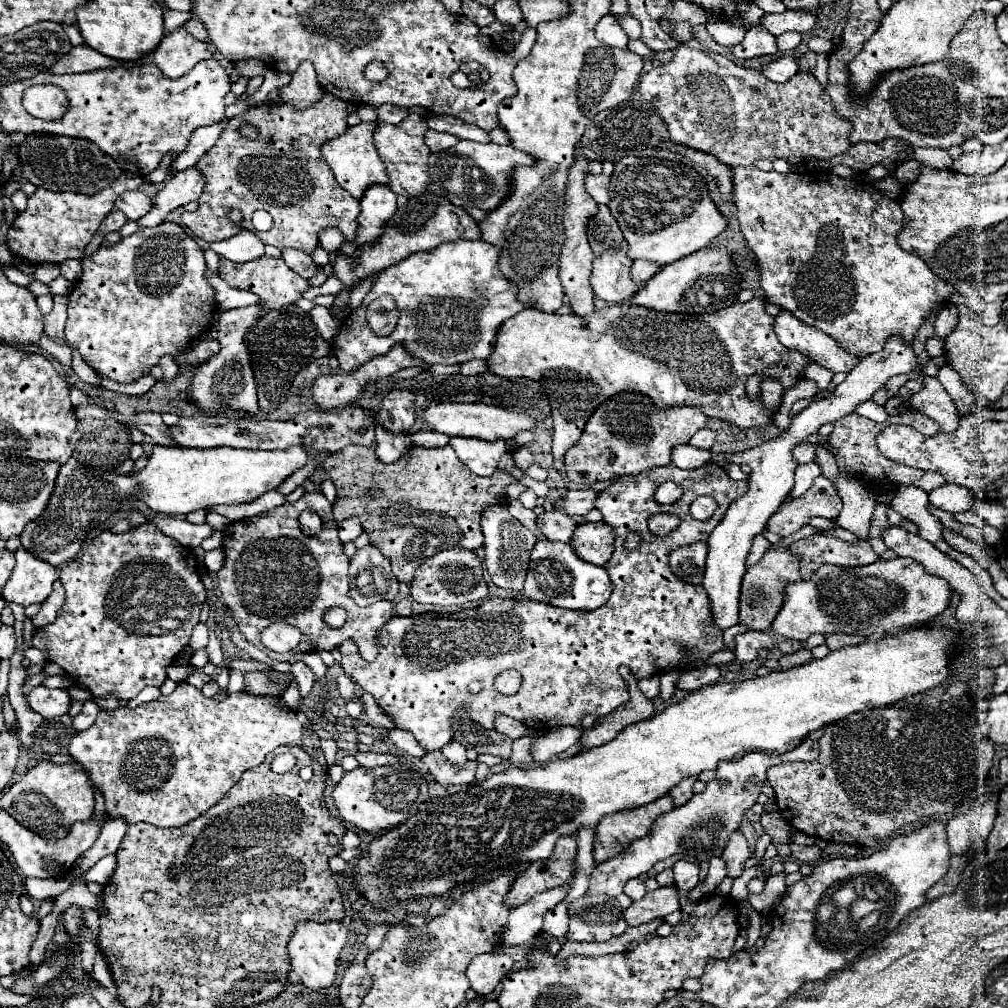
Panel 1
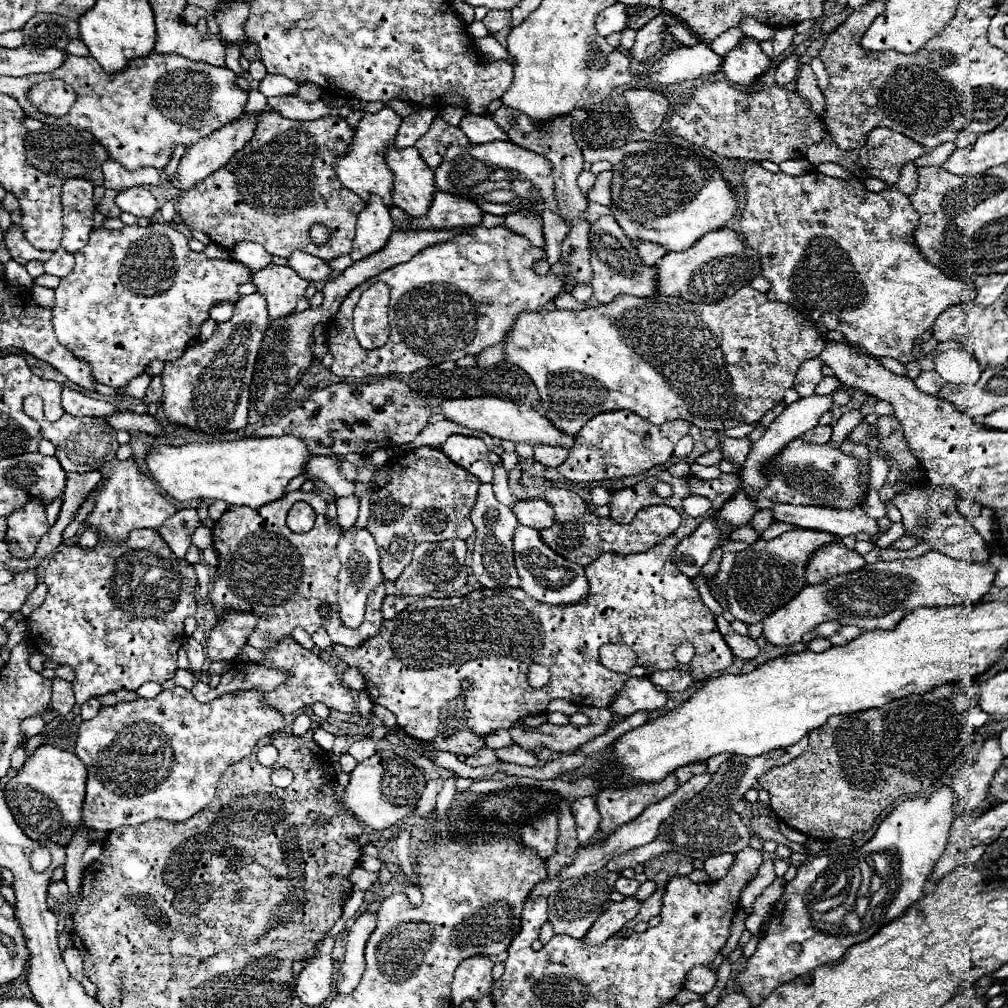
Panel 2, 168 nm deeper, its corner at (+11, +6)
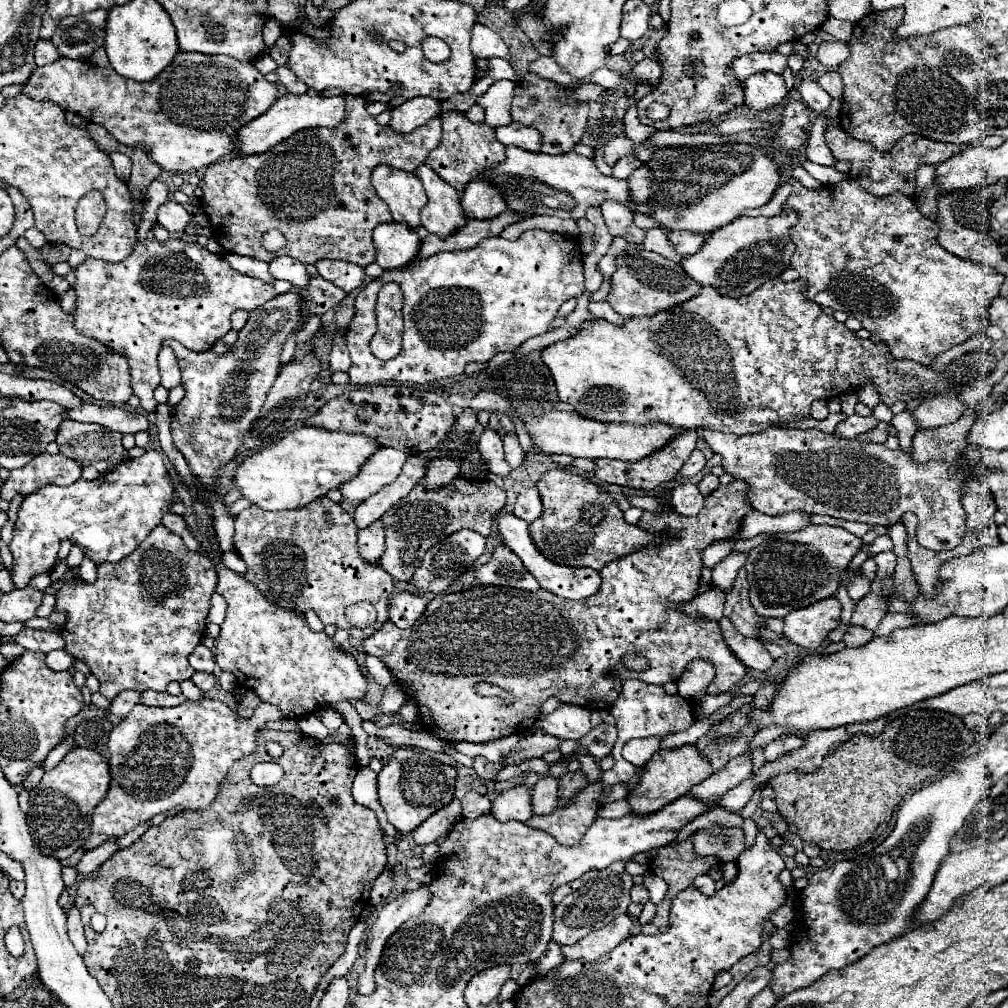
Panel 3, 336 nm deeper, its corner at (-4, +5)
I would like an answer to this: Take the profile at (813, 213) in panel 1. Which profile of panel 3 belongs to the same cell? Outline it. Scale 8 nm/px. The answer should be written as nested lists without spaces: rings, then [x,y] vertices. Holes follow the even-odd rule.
[[[791,178],[793,184],[793,192],[787,198],[787,202],[783,204],[783,208],[787,210],[797,210],[799,212],[799,224],[795,228],[791,228],[791,240],[797,246],[793,256],[791,256],[791,268],[799,270],[801,278],[805,278],[809,282],[809,290],[807,290],[807,298],[817,302],[823,308],[833,308],[833,310],[843,310],[849,316],[857,318],[865,330],[869,330],[873,336],[877,336],[881,342],[885,342],[893,354],[893,358],[907,358],[907,360],[915,360],[919,364],[931,364],[939,354],[943,354],[945,350],[963,344],[965,340],[969,340],[975,332],[985,330],[989,326],[987,320],[987,308],[991,306],[991,302],[999,296],[999,290],[1005,282],[1005,276],[995,272],[995,268],[985,268],[985,266],[977,266],[975,262],[967,262],[961,258],[955,258],[953,254],[949,254],[947,250],[943,250],[937,242],[937,224],[927,220],[915,206],[911,196],[905,194],[891,194],[891,196],[883,196],[877,198],[873,194],[869,194],[867,190],[859,188],[857,180],[843,180],[835,186],[825,186],[821,190],[807,190],[805,186],[801,186],[795,178]]]

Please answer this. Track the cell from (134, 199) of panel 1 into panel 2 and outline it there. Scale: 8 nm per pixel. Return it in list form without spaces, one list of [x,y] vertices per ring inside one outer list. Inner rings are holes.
[[[130,187],[116,195],[116,205],[136,217],[152,217],[158,211],[154,195],[146,187]]]

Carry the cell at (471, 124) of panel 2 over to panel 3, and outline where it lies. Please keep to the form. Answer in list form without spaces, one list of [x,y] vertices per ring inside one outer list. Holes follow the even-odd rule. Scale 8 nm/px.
[[[507,124],[507,126],[499,126],[497,128],[497,140],[505,146],[513,144],[519,146],[523,150],[529,152],[541,152],[541,136],[535,128],[531,126],[523,126],[523,124]]]

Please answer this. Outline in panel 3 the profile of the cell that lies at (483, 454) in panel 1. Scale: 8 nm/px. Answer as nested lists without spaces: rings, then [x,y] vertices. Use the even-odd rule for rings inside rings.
[[[487,428],[481,438],[479,438],[479,452],[483,456],[483,460],[487,460],[489,464],[489,470],[497,476],[507,476],[511,472],[511,466],[505,462],[505,456],[503,456],[503,440],[501,436]]]

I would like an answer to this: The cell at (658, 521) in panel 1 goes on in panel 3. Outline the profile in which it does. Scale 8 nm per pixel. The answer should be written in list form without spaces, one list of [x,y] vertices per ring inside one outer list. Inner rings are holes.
[[[555,468],[539,478],[537,490],[543,502],[543,516],[529,524],[531,540],[555,564],[601,570],[611,560],[623,558],[657,540],[655,534],[627,524],[617,502],[585,476]]]

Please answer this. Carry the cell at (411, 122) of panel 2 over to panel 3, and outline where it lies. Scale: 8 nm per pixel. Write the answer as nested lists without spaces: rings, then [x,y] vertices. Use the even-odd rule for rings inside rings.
[[[345,94],[345,102],[347,120],[337,128],[301,130],[263,154],[221,160],[207,166],[201,178],[201,208],[205,210],[213,236],[223,246],[223,250],[263,262],[271,262],[279,256],[291,256],[303,264],[317,264],[319,260],[327,258],[345,260],[359,266],[375,262],[375,246],[371,240],[373,228],[377,224],[391,222],[393,218],[387,204],[377,196],[371,184],[371,172],[379,164],[415,172],[415,168],[419,168],[419,164],[423,164],[429,152],[439,144],[441,120],[433,118],[409,134],[399,134],[391,126],[379,126],[375,118],[369,116],[363,96]],[[269,228],[279,228],[285,234],[287,244],[279,252],[267,252],[261,246],[261,236]]]

